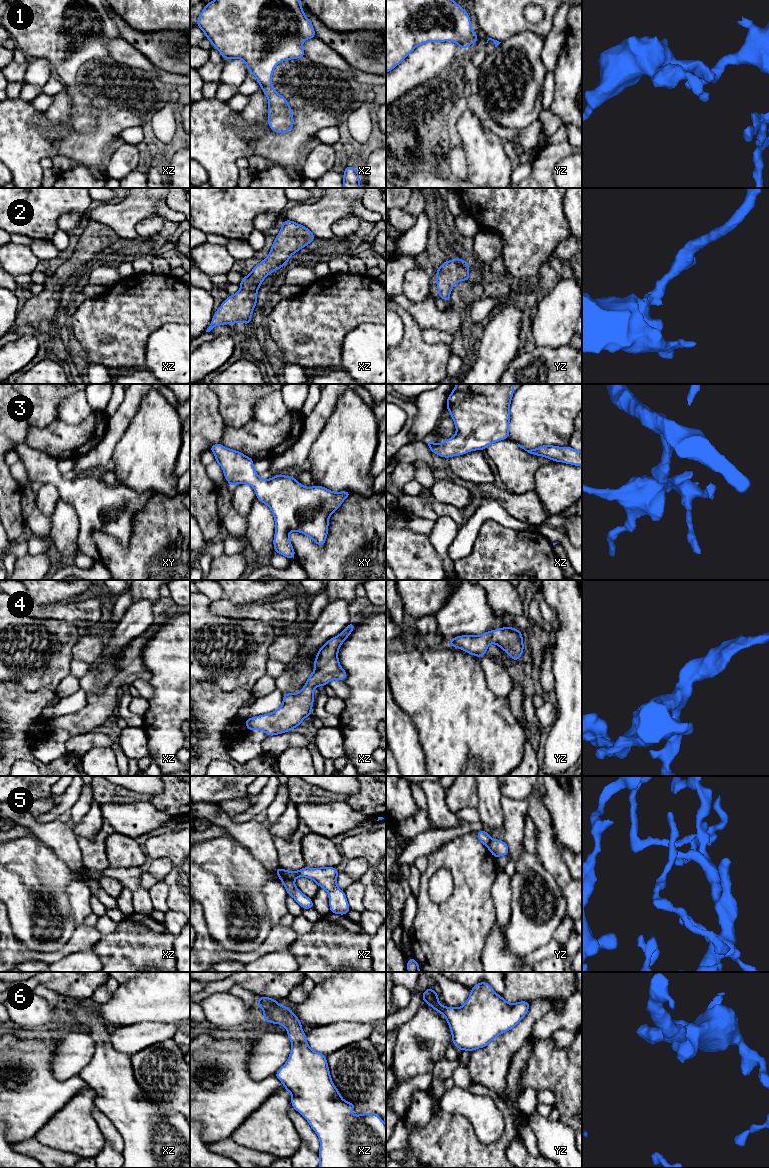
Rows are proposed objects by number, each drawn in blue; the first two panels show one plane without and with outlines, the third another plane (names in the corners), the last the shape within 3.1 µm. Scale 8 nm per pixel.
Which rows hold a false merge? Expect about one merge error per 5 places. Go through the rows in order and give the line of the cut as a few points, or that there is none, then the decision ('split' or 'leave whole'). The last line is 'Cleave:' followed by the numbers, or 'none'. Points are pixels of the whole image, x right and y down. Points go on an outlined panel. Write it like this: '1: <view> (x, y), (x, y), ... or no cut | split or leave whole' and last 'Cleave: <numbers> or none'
1: no cut | leave whole
2: no cut | leave whole
3: no cut | leave whole
4: no cut | leave whole
5: xz (281, 879), (293, 880) | split
6: no cut | leave whole
Cleave: 5

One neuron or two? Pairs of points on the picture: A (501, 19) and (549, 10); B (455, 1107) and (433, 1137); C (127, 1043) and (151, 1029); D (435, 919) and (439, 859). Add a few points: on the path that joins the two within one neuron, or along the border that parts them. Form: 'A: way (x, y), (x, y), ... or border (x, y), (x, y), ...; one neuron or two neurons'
A: way (514, 22), (525, 26), (539, 26), (542, 23); one neuron
B: border (440, 1108), (451, 1114), (463, 1115), (471, 1124); two neurons
C: way (133, 1038), (145, 1034); one neuron
D: way (424, 904), (424, 878), (427, 874); one neuron

